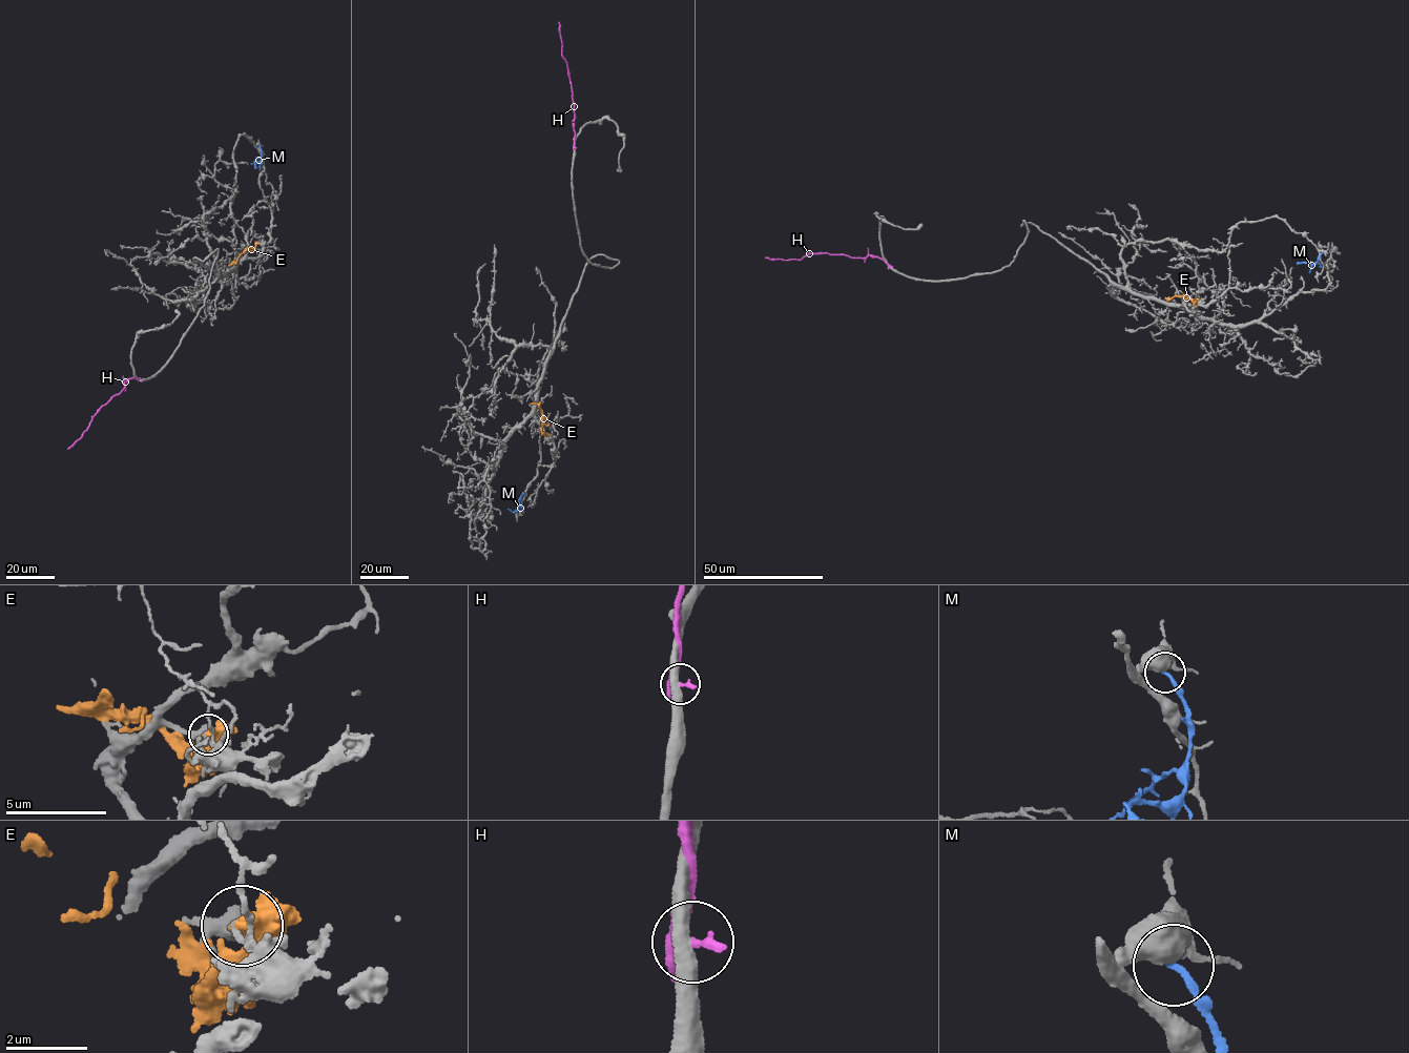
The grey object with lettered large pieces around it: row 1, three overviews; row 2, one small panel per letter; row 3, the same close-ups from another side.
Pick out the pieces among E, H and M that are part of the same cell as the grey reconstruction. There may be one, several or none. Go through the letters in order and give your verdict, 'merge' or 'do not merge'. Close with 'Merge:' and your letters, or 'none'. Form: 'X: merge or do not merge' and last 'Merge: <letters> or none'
E: do not merge
H: do not merge
M: do not merge
Merge: none

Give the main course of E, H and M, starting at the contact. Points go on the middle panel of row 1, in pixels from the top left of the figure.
E: (547, 434), (541, 429), (541, 409), (531, 404)
H: (574, 147), (572, 91), (566, 63), (562, 56), (559, 22)
M: (521, 510), (519, 498), (524, 494)

